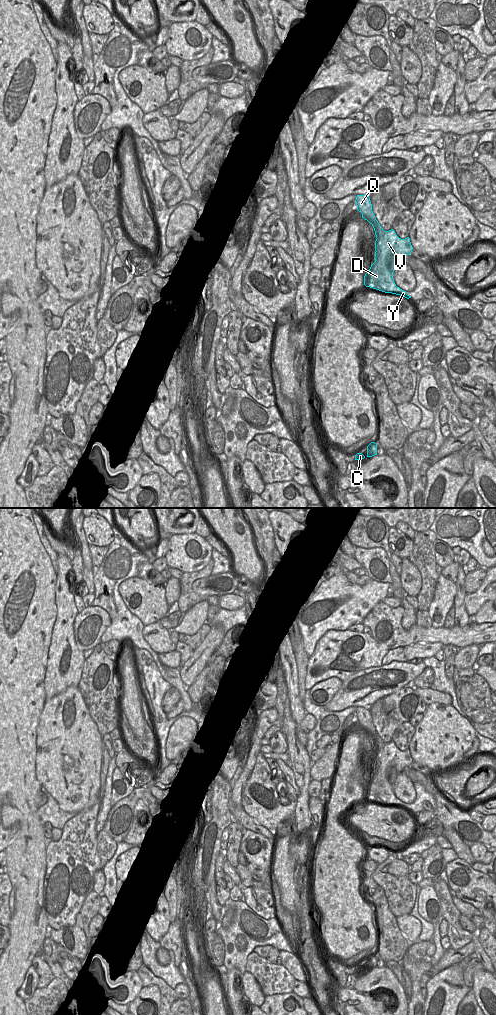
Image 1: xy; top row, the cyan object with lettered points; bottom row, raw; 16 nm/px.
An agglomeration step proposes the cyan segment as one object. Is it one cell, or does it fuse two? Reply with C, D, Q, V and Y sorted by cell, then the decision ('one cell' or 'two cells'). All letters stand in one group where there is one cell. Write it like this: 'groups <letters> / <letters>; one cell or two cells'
groups C D V / Q Y; two cells

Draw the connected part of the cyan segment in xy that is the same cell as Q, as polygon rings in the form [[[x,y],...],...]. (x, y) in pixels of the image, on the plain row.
[[[357,707],[355,715],[357,722],[362,725],[362,730],[367,732],[374,740],[377,751],[382,751],[387,743],[380,738],[372,723],[372,716],[368,707]]]

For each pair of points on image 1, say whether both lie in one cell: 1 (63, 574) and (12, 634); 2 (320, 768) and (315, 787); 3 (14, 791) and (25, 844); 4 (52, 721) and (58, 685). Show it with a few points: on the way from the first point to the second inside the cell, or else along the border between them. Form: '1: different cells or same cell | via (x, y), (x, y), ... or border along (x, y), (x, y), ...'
1: different cells | border along (55, 573), (55, 604), (57, 606)
2: different cells | border along (312, 779), (320, 781)
3: same cell | via (18, 804), (25, 814), (25, 831)
4: different cells | border along (77, 686), (68, 686), (45, 701)

